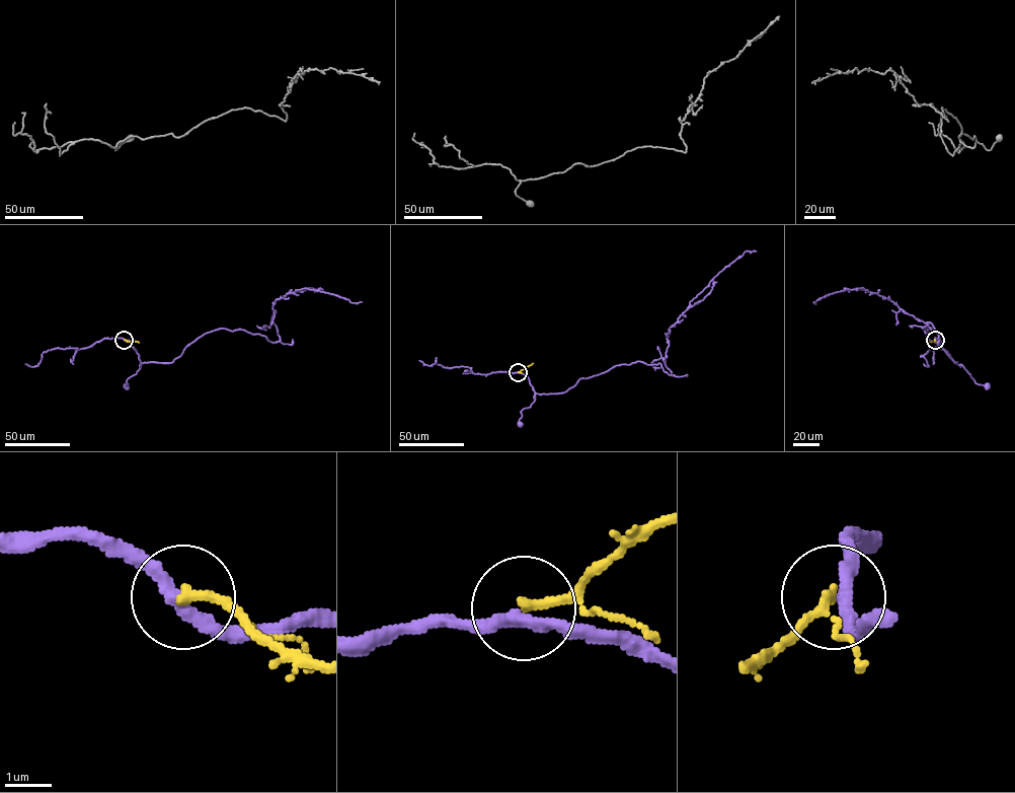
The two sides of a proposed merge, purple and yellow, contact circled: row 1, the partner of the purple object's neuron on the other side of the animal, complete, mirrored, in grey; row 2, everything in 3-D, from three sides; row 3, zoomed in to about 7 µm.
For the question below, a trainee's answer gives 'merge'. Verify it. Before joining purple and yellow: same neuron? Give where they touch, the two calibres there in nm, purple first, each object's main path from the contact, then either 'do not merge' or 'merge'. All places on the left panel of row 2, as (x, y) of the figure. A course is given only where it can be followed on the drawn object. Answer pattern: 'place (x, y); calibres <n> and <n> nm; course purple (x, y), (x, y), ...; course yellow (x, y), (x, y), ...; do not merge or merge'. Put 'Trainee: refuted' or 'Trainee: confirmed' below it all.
place (124, 340); calibres 280 and 220 nm; course purple (124, 340), (129, 340), (142, 363), (137, 373), (127, 379), (126, 386); course yellow (124, 340), (139, 343); do not merge
Trainee: refuted

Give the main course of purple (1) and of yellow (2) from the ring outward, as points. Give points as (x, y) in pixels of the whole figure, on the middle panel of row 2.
1: (518, 372), (528, 377), (536, 393), (531, 406), (521, 412), (520, 424)
2: (518, 372), (533, 363)

